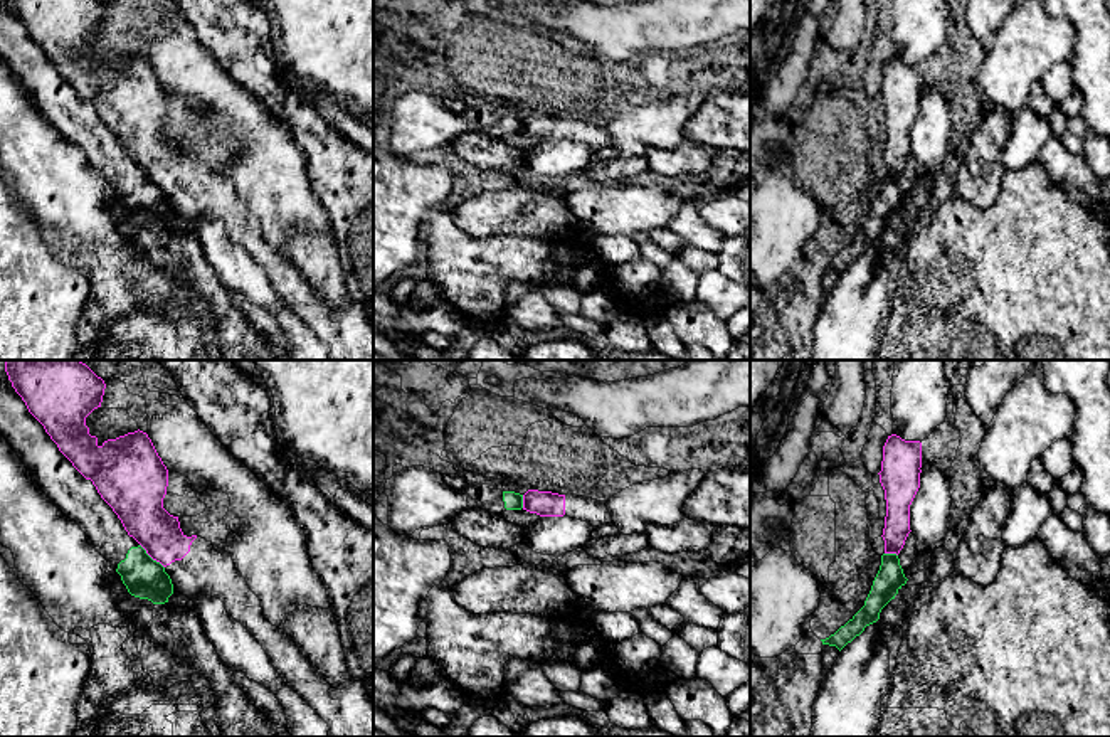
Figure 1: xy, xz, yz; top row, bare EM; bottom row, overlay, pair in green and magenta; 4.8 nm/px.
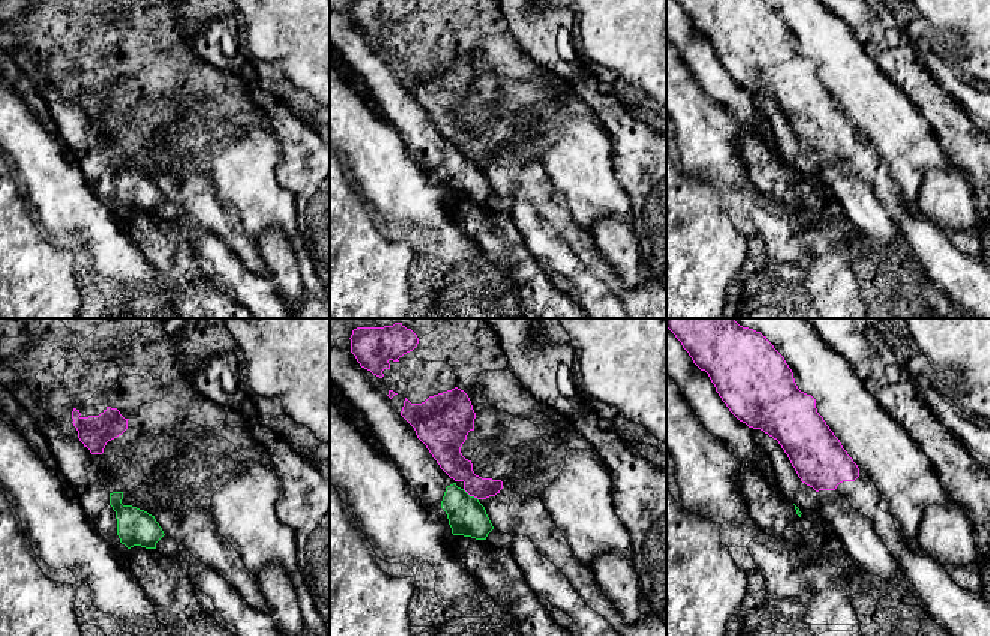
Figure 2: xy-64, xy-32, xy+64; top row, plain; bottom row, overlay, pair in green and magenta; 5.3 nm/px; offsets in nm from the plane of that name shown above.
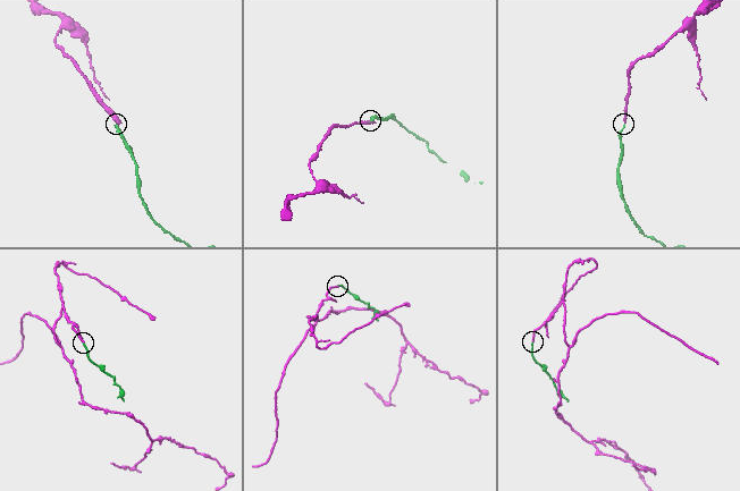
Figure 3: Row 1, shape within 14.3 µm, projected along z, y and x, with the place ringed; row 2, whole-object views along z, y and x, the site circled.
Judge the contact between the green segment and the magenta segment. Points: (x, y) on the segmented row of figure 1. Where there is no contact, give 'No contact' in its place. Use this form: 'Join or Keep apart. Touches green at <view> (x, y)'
Keep apart. Touches green at xy (150, 557)

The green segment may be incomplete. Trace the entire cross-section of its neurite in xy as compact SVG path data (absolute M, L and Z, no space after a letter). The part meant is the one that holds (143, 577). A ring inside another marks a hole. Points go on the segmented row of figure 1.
M0 382L0 434L34 475L40 490L81 527L87 543L121 575L128 592L153 604L168 602L173 584L165 567L128 535L92 481L59 451L22 397L5 382Z

